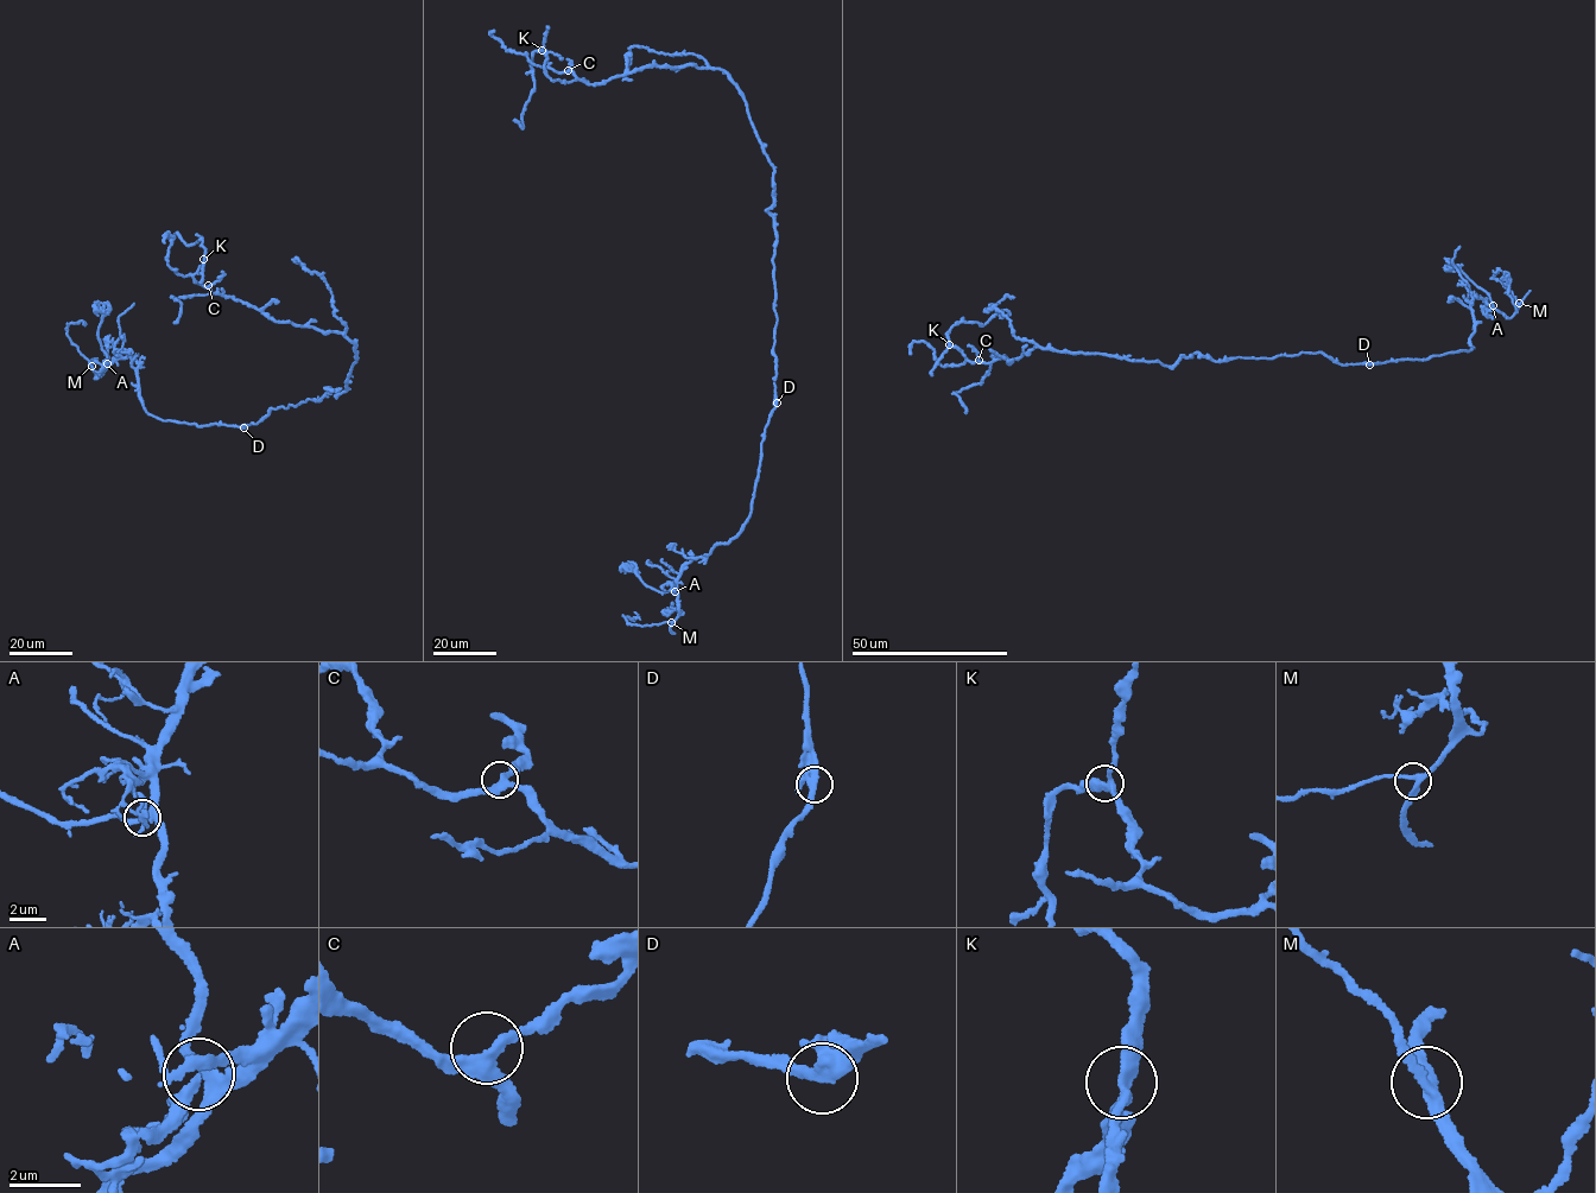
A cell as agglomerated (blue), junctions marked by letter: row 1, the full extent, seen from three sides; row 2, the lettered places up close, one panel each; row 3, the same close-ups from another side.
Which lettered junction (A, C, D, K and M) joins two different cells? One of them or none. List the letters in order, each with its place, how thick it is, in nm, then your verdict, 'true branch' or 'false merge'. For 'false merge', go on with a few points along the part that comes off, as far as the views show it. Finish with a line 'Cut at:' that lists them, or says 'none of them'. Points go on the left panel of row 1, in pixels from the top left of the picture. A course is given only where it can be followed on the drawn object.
A: (107, 363) | 280 nm | true branch
C: (208, 285) | 320 nm | true branch
D: (244, 427) | 280 nm | true branch
K: (203, 259) | 320 nm | true branch
M: (92, 366) | 260 nm | true branch
Cut at: none of them

